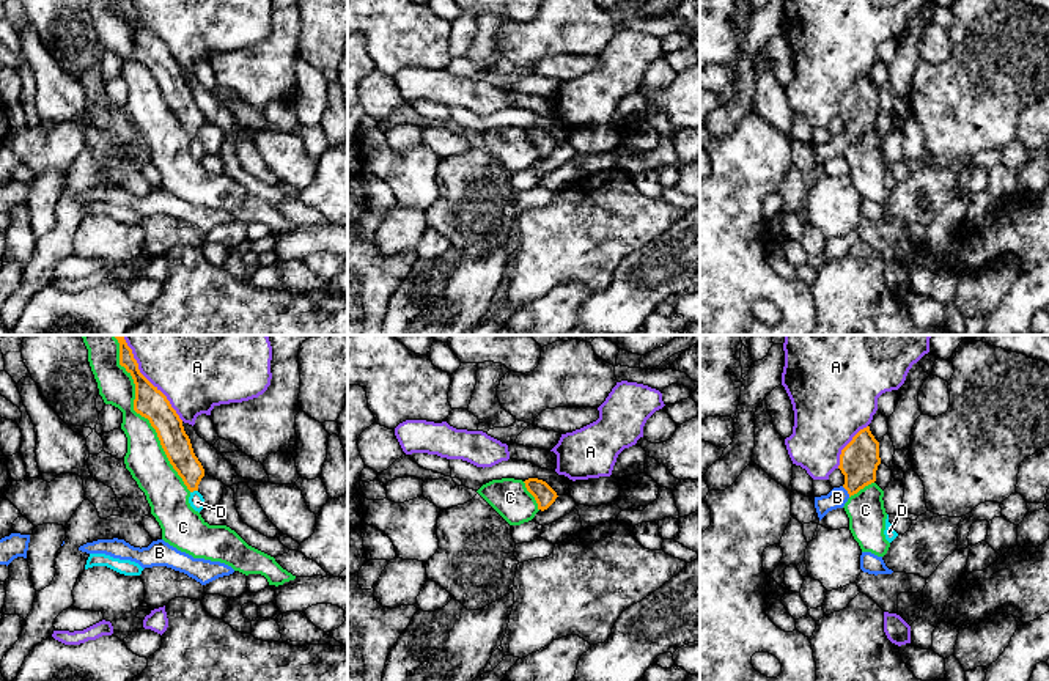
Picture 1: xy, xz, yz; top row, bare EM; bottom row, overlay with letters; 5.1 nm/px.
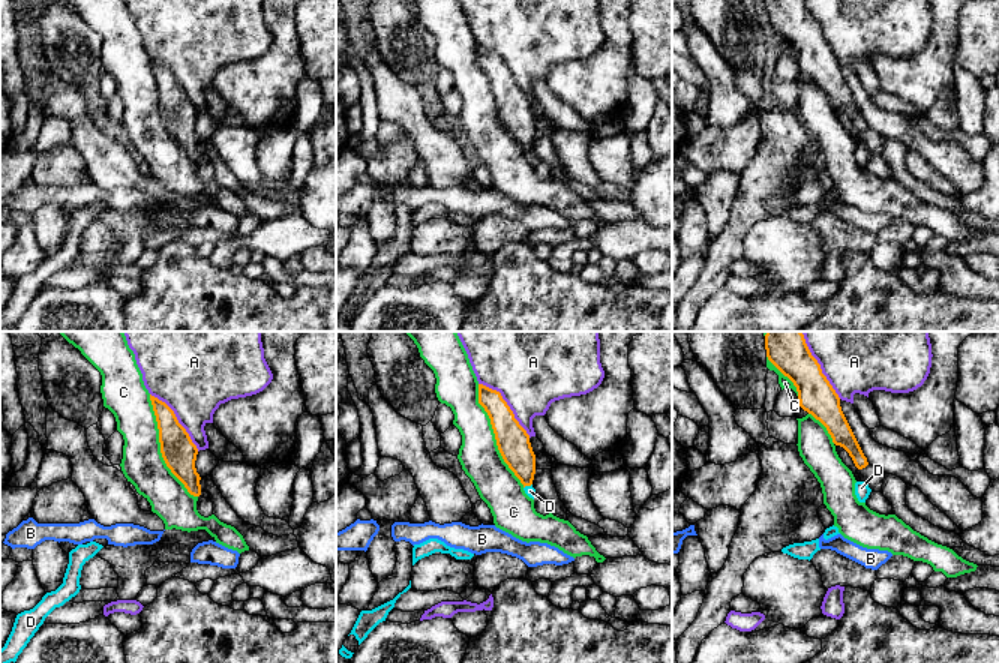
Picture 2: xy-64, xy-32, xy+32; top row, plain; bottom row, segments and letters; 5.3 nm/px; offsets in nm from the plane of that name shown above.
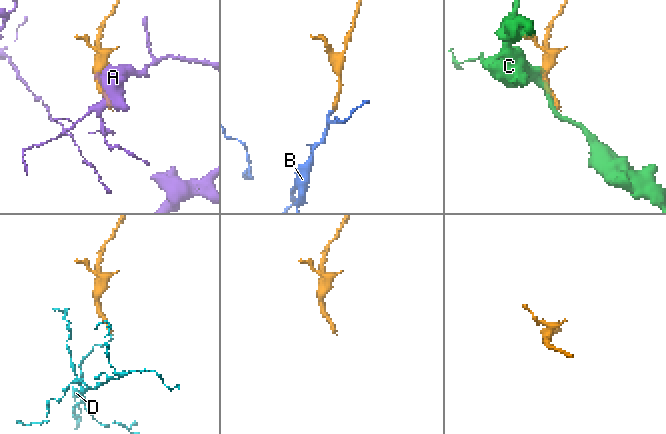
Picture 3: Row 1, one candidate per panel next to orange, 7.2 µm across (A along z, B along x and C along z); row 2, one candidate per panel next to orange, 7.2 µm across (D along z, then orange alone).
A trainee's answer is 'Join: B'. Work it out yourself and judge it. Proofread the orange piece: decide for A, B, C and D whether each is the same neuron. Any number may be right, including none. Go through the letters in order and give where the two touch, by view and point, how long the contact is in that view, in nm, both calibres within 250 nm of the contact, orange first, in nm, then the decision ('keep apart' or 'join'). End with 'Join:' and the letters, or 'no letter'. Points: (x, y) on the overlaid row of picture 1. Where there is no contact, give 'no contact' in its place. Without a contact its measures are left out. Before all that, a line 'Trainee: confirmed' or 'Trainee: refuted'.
Trainee: confirmed
A: xy (145, 378) | 550 nm | 160/500 nm | keep apart
B: yz (846, 489) | 70 nm | 200/100 nm | join
C: xy (140, 414) | 900 nm | 160/200 nm | keep apart
D: xy (194, 489) | 40 nm | 140/80 nm | keep apart
Join: B

